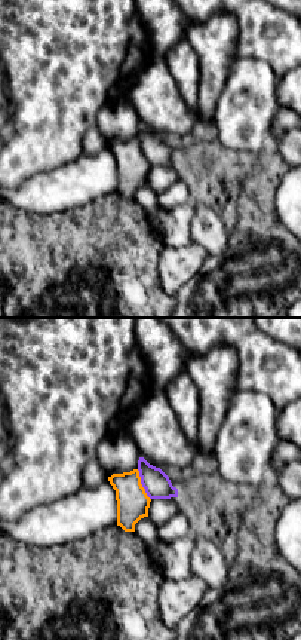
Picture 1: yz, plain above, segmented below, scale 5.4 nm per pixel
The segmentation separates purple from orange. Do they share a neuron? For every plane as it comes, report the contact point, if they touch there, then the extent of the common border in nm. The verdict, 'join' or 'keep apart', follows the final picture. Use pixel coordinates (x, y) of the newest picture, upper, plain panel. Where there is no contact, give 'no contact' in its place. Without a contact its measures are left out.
meets purple at (141, 150); contact 180 nm long

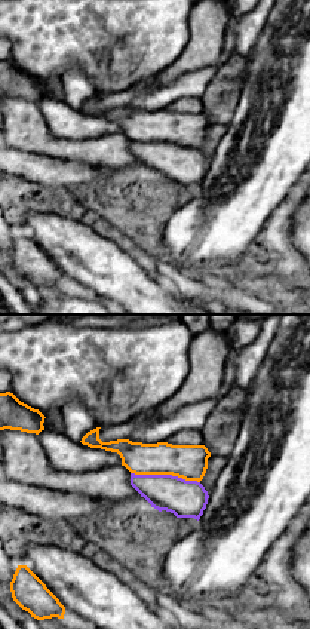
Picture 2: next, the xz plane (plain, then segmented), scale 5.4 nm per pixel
meets purple at (165, 143); contact 380 nm long

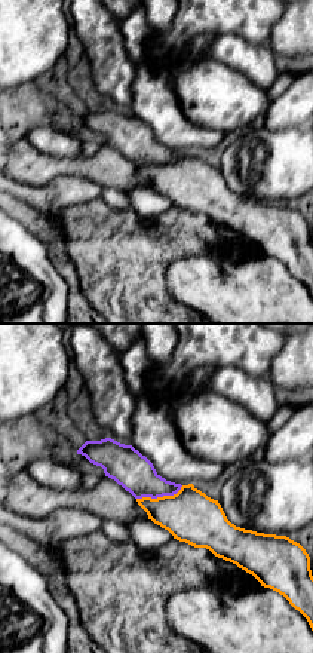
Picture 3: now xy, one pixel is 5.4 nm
meets purple at (159, 163); contact 260 nm long

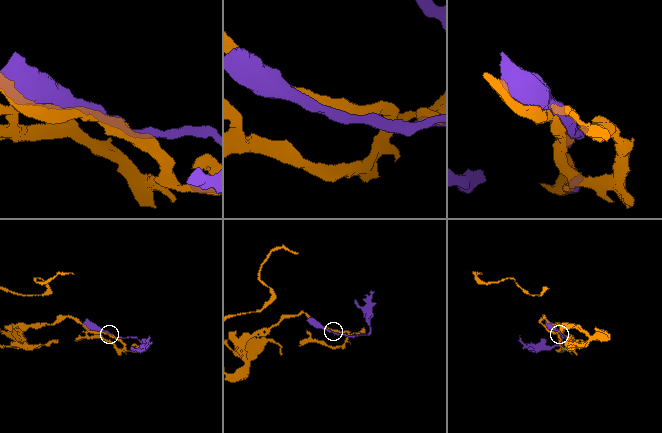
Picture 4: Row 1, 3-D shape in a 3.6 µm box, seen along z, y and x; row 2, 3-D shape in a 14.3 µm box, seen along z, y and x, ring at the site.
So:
join

